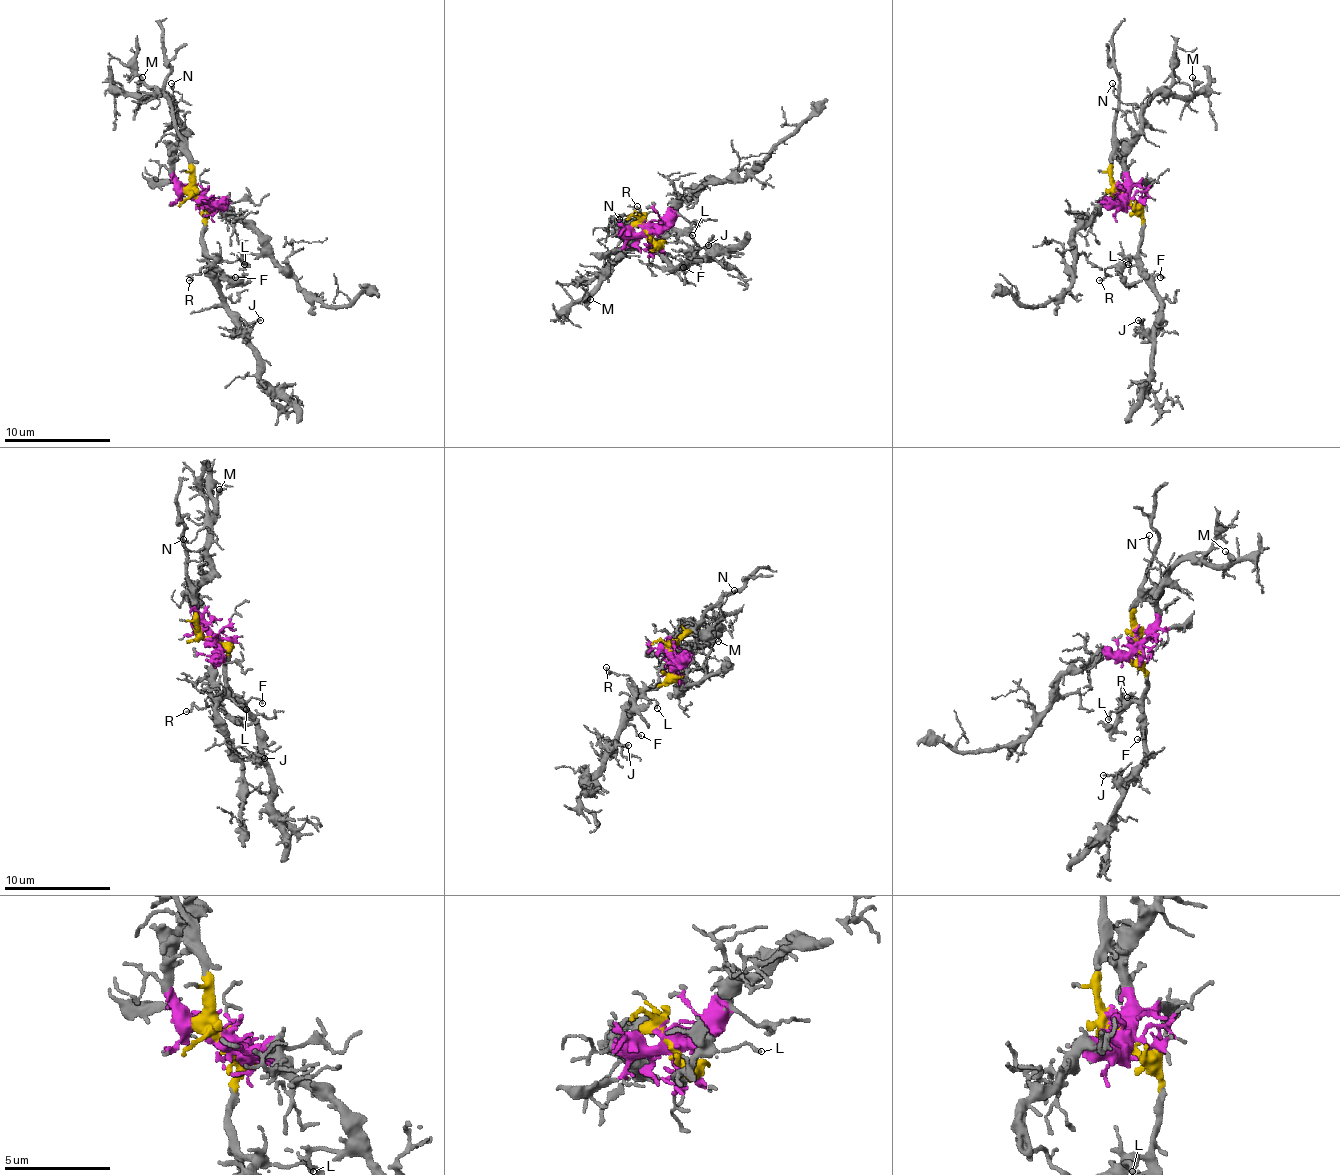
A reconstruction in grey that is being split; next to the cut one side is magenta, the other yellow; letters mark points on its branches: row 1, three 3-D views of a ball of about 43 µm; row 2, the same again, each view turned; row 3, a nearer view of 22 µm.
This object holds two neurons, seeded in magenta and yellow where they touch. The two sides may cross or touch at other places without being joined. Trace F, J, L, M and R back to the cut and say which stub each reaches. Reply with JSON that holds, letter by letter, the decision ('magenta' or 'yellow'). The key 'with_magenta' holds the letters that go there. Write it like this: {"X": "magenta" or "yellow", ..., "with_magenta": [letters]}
{"F": "yellow", "J": "yellow", "L": "yellow", "M": "magenta", "R": "yellow", "with_magenta": ["M"]}

